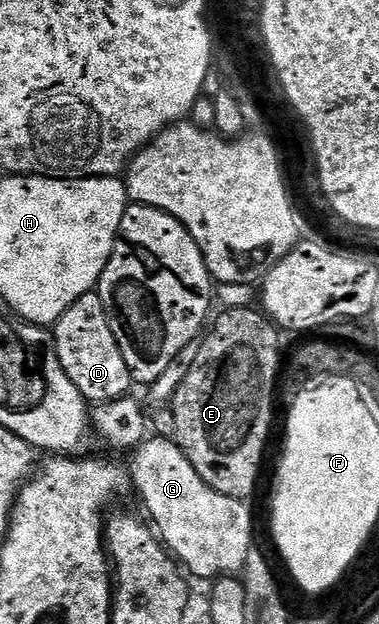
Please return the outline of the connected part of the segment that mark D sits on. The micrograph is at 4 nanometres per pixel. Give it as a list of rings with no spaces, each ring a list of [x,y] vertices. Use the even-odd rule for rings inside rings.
[[[96,292],[75,300],[75,304],[71,304],[57,325],[52,327],[51,333],[59,364],[63,364],[63,372],[71,376],[71,384],[79,388],[86,403],[114,402],[116,398],[126,397],[132,391],[129,389],[134,389],[135,383],[127,368],[127,360],[123,360],[119,344],[115,344],[115,332],[111,332],[107,308],[103,308],[103,300]]]

